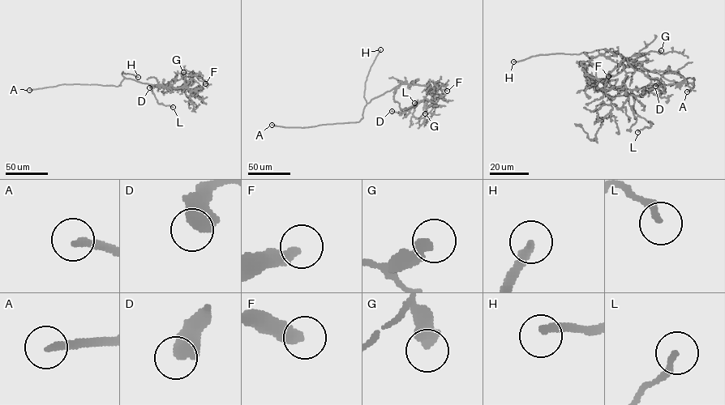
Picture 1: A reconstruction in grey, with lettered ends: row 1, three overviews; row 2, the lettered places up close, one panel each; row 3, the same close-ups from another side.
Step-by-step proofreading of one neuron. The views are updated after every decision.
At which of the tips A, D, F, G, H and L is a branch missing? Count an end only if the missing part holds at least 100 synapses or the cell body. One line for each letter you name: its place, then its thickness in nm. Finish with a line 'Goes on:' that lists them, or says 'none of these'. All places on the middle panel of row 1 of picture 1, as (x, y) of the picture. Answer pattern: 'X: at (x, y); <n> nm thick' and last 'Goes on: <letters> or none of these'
A: at (272, 125); 240 nm thick
H: at (380, 49); 320 nm thick
Goes on: A, H

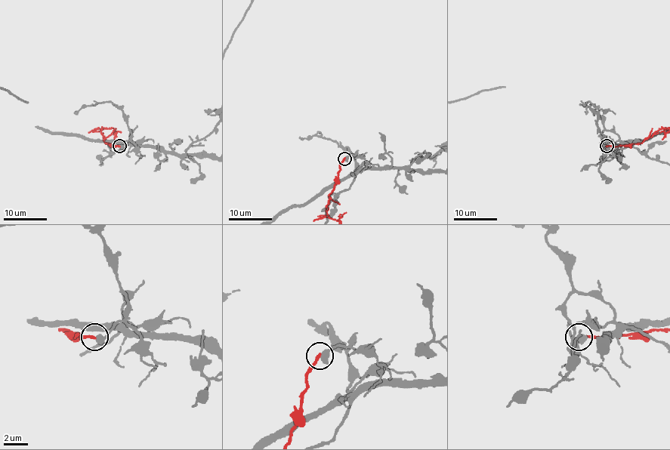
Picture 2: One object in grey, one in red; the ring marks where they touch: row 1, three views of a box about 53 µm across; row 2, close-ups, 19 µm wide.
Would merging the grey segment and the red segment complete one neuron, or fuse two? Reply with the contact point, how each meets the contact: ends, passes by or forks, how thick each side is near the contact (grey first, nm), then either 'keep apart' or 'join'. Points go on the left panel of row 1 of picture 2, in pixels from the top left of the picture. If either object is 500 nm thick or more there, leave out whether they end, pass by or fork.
at (119, 146); 550 nm thick on the grey side, 240 nm on the other; keep apart

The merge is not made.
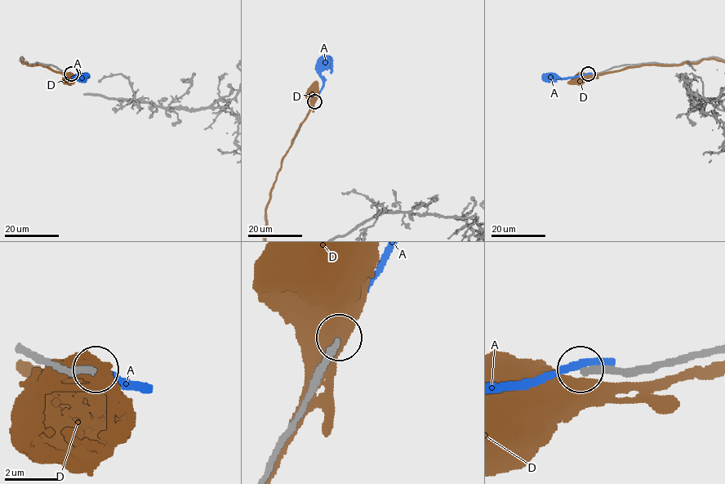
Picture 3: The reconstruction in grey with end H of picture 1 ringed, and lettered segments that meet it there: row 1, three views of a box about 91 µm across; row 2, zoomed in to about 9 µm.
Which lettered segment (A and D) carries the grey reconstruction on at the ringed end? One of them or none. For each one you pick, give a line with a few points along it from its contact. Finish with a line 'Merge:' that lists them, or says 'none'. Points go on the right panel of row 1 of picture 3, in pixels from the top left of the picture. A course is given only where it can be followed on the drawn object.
Merge: none

